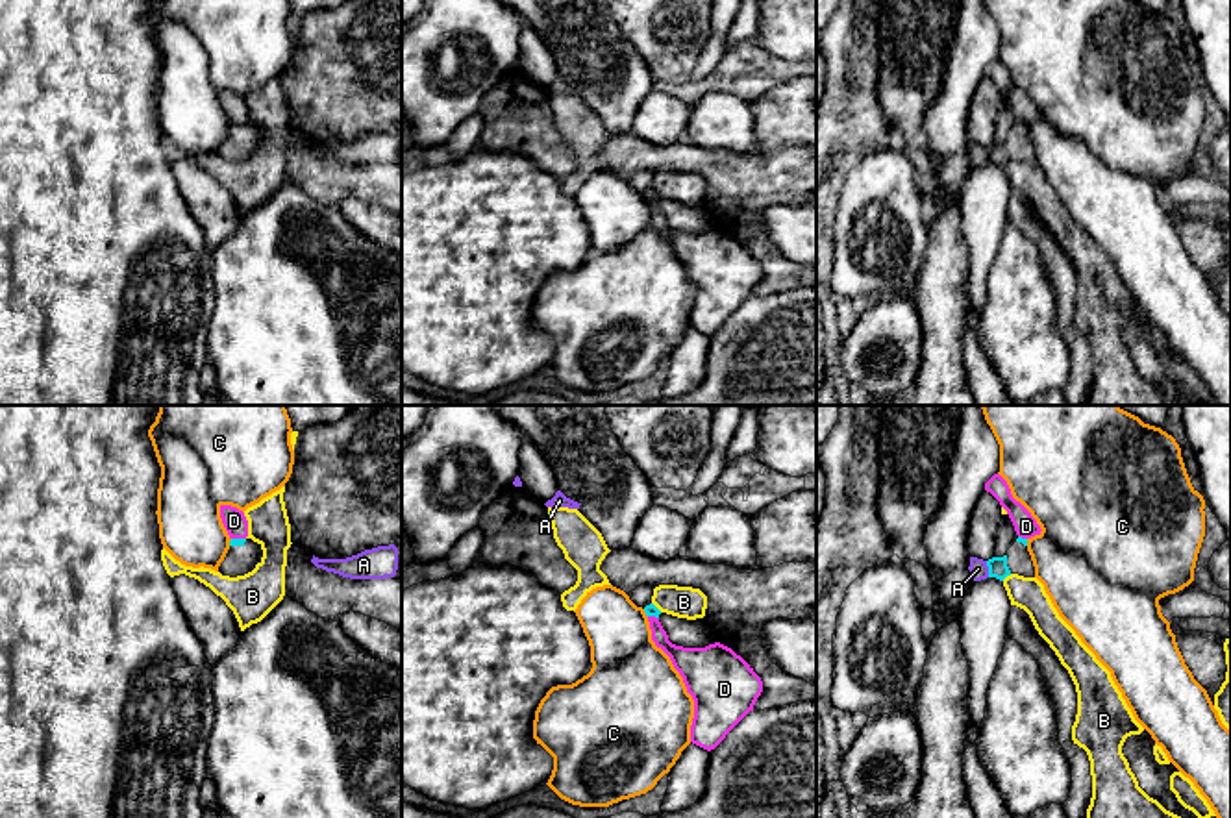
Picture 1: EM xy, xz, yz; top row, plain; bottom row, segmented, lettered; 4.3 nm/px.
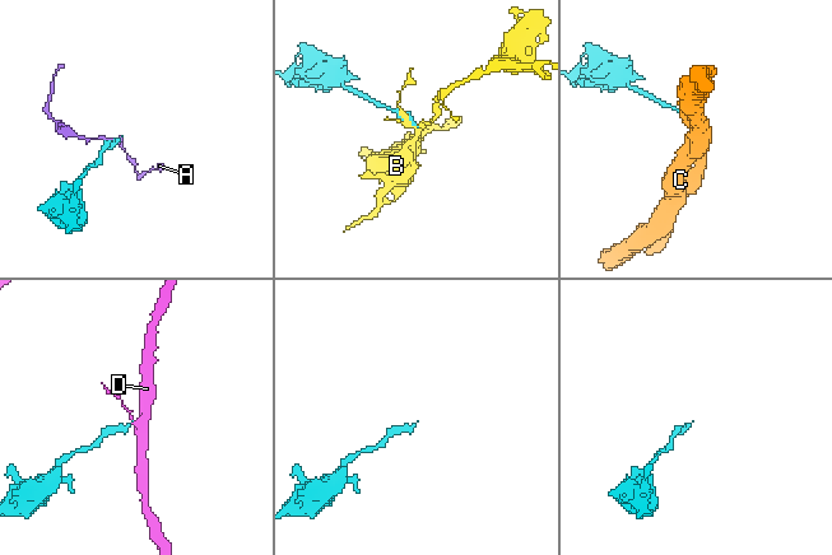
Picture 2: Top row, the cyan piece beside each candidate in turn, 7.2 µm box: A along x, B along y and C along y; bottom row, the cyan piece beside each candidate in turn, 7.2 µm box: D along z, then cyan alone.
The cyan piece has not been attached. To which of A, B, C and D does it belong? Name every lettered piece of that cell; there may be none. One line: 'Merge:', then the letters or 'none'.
Merge: none

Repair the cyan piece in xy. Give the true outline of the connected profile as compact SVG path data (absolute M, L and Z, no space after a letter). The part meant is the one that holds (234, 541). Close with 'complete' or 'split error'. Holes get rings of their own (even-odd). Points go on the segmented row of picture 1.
M231 539L230 550L218 566L222 576L237 577L252 572L261 563L261 544L252 539Z | split error

